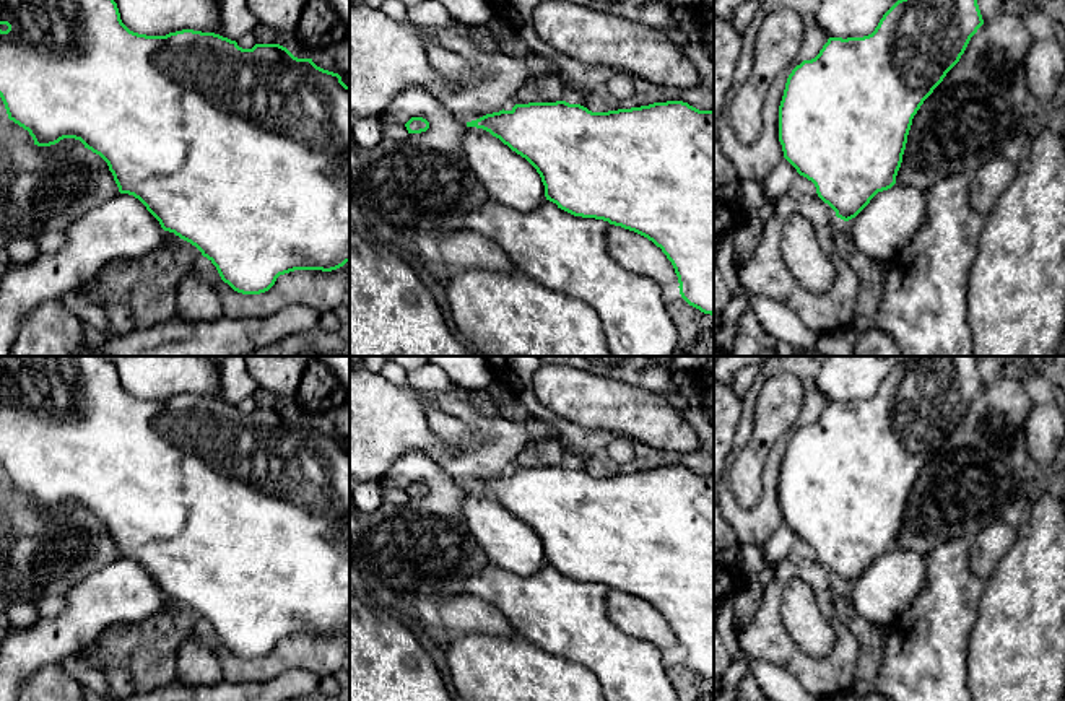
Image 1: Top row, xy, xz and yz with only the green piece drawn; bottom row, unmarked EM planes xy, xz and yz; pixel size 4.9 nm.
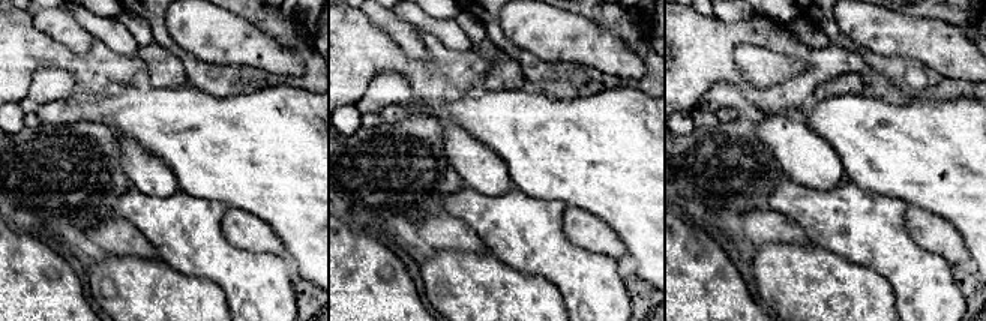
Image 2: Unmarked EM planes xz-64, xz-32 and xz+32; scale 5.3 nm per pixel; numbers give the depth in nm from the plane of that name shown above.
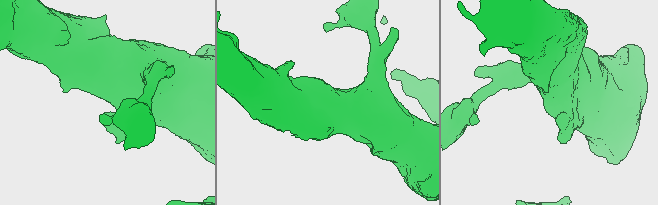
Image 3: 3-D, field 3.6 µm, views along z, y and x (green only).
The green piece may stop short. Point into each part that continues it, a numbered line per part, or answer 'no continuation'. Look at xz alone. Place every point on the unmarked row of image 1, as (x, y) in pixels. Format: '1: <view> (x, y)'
no continuation

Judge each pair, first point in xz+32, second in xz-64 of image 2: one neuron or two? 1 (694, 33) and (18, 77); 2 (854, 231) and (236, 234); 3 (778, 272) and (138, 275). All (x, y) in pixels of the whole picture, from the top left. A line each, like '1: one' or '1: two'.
1: one
2: two
3: one

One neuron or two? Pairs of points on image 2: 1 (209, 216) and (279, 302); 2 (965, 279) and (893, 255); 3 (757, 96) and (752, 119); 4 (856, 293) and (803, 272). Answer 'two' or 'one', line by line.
1: one
2: two
3: two
4: one

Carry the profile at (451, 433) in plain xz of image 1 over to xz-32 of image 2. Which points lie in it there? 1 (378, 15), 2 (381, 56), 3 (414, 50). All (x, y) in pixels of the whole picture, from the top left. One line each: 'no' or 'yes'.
1: yes
2: no
3: yes

